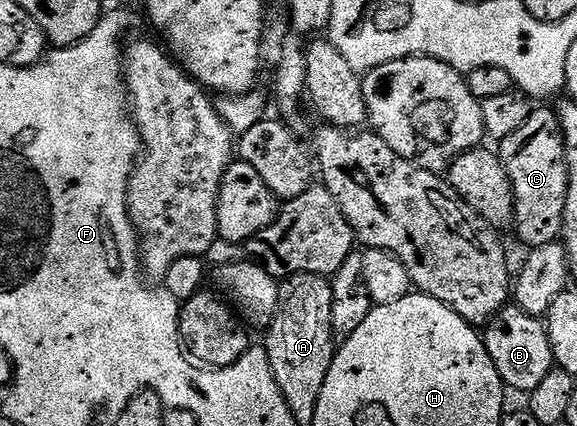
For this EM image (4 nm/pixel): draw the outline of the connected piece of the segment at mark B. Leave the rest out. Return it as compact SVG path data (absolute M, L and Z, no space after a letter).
M505 308L495 314L487 323L486 329L488 331L482 334L484 349L501 383L509 391L517 390L523 396L531 395L532 390L538 388L538 384L542 384L542 380L546 380L548 373L554 369L552 345L545 323L521 310Z

